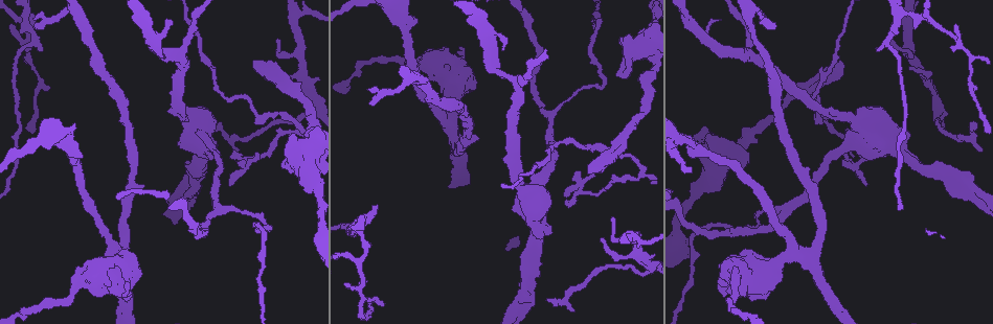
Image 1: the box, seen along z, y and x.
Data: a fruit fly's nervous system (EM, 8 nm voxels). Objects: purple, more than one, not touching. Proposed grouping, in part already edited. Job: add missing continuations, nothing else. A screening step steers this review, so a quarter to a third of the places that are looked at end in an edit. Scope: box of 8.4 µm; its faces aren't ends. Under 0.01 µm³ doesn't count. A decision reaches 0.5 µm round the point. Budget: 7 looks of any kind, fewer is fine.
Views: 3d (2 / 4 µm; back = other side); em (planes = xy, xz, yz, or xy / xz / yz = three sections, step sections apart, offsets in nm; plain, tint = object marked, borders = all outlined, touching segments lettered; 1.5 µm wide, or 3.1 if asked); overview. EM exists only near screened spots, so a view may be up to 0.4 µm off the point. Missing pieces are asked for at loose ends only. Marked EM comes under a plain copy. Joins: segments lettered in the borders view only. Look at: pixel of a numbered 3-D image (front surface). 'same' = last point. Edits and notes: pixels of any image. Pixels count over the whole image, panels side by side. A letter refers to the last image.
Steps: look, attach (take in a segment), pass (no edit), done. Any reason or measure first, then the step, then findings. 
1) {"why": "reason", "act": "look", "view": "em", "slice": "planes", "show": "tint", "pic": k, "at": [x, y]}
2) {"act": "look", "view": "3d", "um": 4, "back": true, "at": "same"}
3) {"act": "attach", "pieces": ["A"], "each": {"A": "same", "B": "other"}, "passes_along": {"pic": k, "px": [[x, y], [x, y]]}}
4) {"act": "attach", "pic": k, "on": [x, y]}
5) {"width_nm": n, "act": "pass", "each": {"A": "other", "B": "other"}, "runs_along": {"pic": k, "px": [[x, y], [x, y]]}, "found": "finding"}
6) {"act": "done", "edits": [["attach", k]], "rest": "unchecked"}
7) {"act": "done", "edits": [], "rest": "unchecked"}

{"why": "long arm stops here", "act": "look", "view": "em", "slice": "planes", "show": "borders", "pic": 1, "at": [589, 169]}

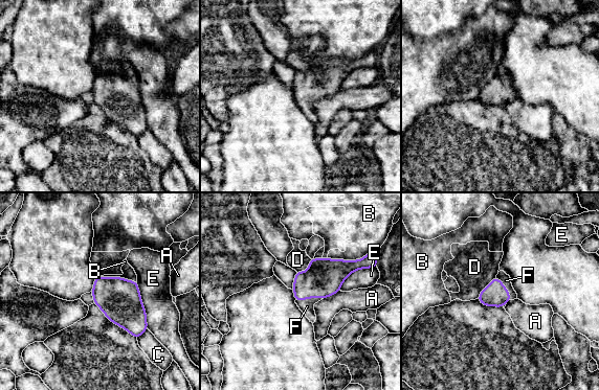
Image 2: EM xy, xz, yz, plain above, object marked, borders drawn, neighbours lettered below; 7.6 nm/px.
{"width_nm": 180, "act": "attach", "pieces": ["F"], "each": {"A": "other", "B": "other", "C": "other", "D": "other", "E": "other", "F": "same"}, "passes_along": {"pic": 2, "px": [[119, 299], [117, 277], [129, 273]]}, "found": "it goes on there"}

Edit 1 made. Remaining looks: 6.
{"why": "see it whole again", "act": "look", "view": "overview"}

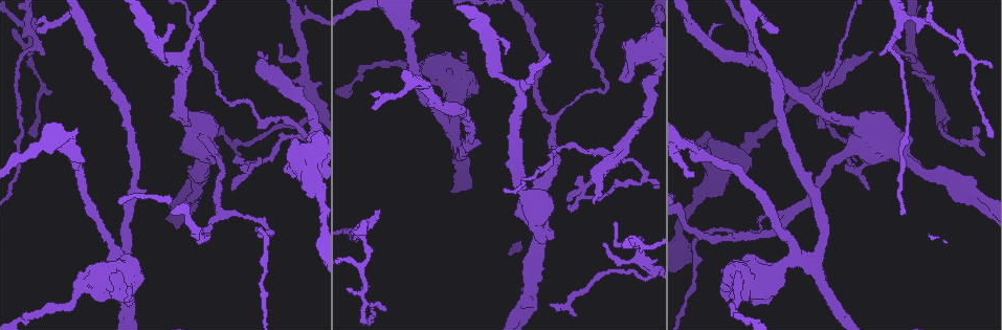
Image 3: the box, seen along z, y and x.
{"why": "thin end", "act": "look", "view": "3d", "um": 4, "pic": 3, "at": [233, 189]}

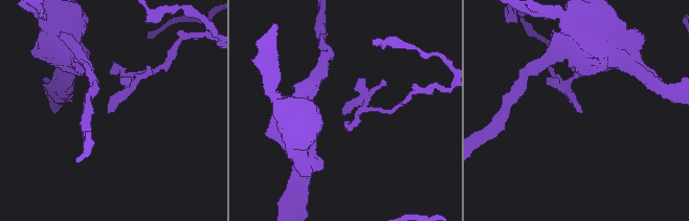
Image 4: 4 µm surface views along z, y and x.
{"why": "now the EM", "act": "look", "view": "em", "slice": "xz", "step": 4, "show": "tint", "pic": 4, "at": [582, 110]}

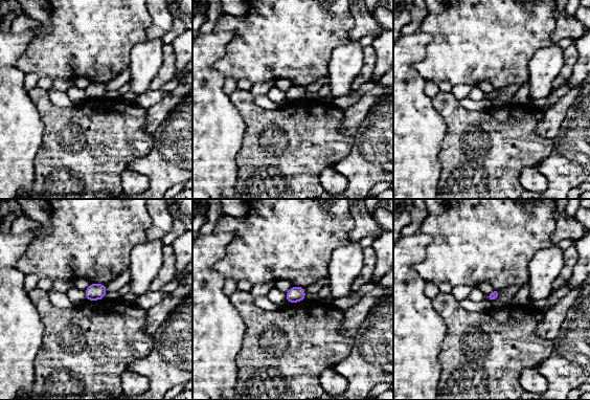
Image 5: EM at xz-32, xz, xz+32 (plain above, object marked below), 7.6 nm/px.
{"act": "look", "view": "em", "slice": "planes", "show": "borders", "at": "same"}

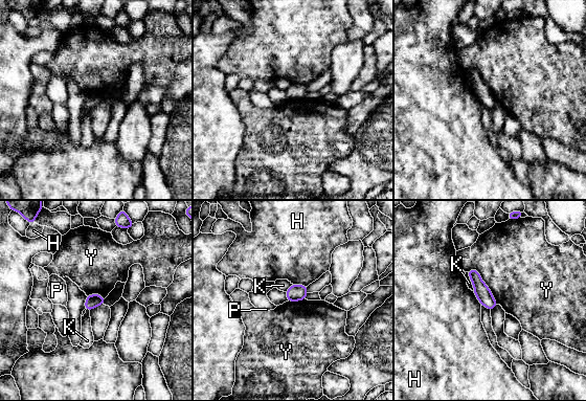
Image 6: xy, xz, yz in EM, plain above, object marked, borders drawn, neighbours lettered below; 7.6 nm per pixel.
{"width_nm": 100, "act": "pass", "each": {"H": "other", "K": "other", "P": "other", "Y": "other"}, "found": "none of them fits"}

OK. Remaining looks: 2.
{"why": "free end", "act": "look", "view": "em", "slice": "planes", "show": "borders", "pic": 3, "at": [557, 310]}

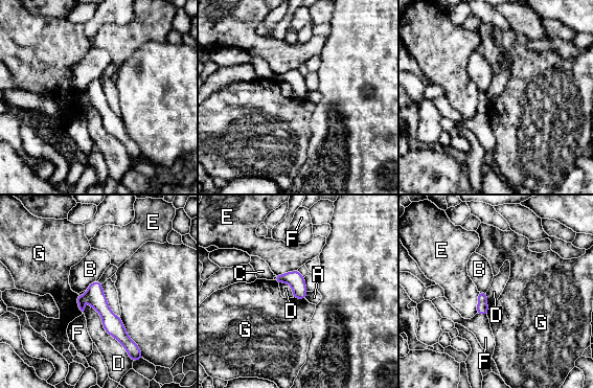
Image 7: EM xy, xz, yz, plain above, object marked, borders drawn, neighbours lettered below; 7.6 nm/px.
{"longest_contact_nm": ["D", 650], "act": "pass", "each": {"A": "other", "B": "other", "C": "other", "D": "other", "E": "other", "F": "other", "G": "other"}, "found": "no lettered segment goes on from it"}

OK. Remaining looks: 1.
{"act": "done", "edits": [["attach", 2]], "rest": "unchecked"}

